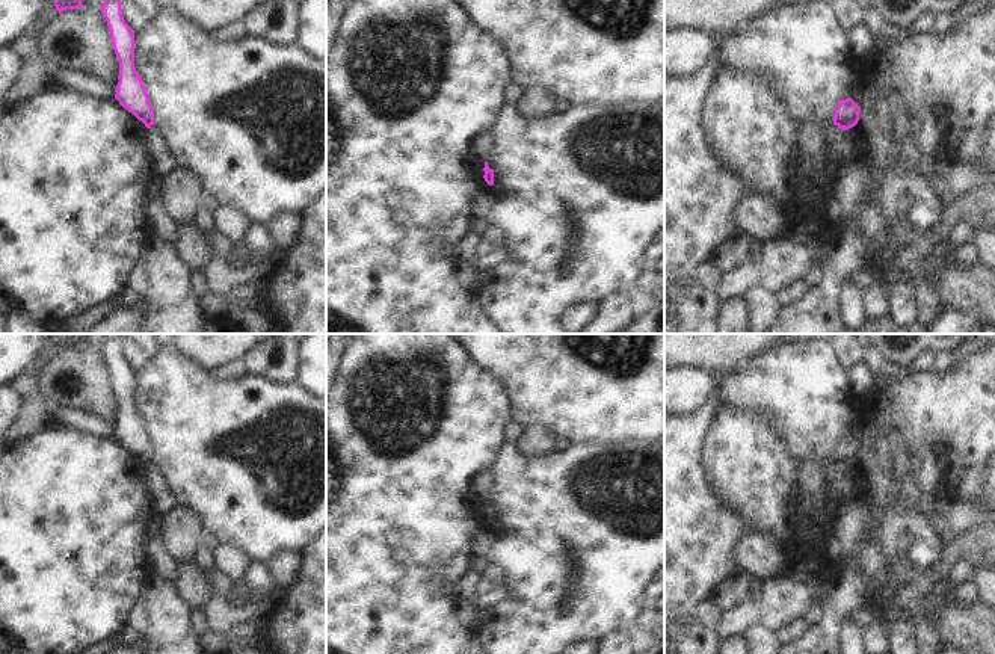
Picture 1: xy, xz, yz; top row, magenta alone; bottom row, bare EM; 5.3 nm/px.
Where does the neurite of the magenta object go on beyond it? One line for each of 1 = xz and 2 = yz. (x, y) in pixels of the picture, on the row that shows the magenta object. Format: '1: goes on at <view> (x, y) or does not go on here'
1: does not go on here
2: does not go on here

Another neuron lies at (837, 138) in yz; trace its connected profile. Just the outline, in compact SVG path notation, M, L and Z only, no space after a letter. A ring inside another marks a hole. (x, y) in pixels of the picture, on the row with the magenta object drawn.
M829 125L829 130L826 133L826 142L827 153L832 156L832 159L839 159L843 151L849 145L847 130L839 128L838 125Z

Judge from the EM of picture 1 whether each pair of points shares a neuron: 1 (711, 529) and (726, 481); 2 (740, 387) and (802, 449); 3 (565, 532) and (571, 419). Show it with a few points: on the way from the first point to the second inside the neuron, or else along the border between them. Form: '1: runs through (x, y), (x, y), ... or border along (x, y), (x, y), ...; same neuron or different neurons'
1: border along (702, 473), (705, 487), (737, 520), (742, 532); different neurons
2: runs through (761, 387), (802, 428); same neuron
3: border along (606, 441), (568, 443); different neurons

